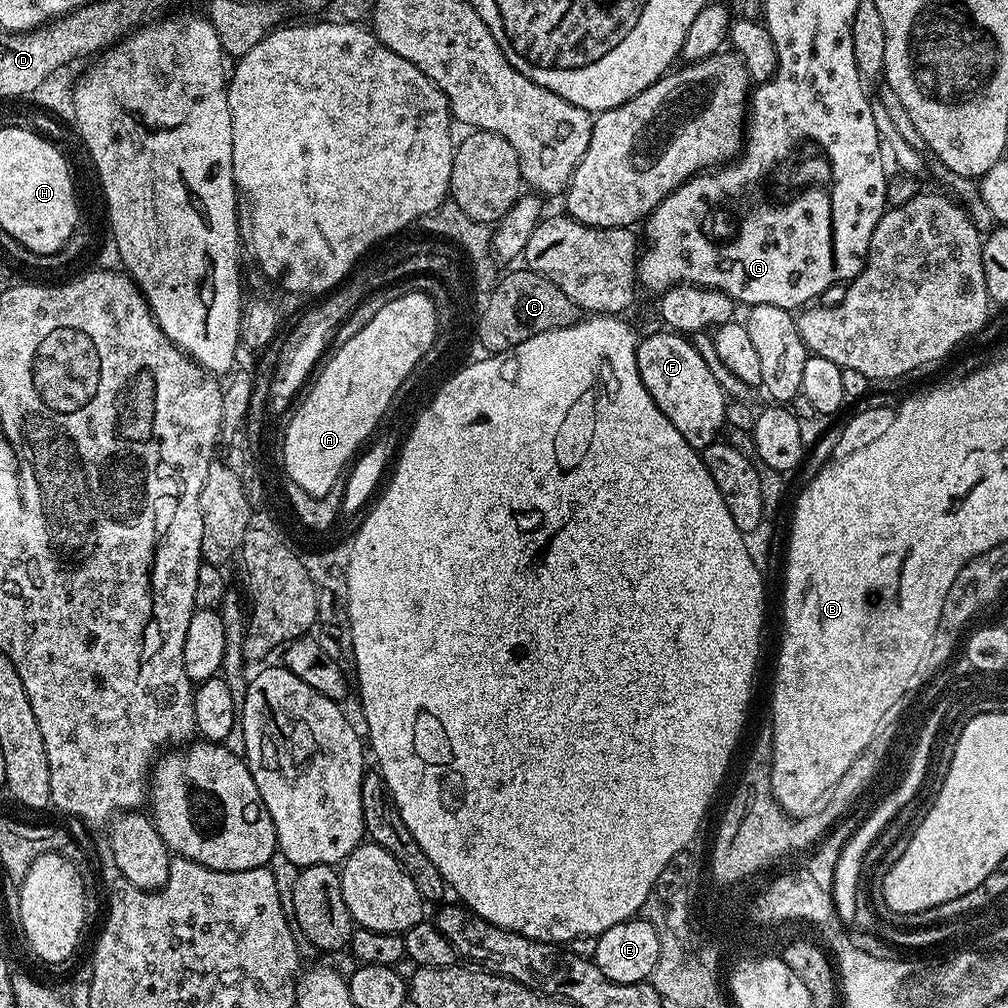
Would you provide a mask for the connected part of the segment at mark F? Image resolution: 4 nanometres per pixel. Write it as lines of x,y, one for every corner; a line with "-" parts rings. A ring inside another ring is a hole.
659,330
636,345
638,374
658,410
670,418
674,430
690,442
690,446
703,450
717,443
720,427
724,424
724,402
726,395
717,379
698,354
693,341
671,330

